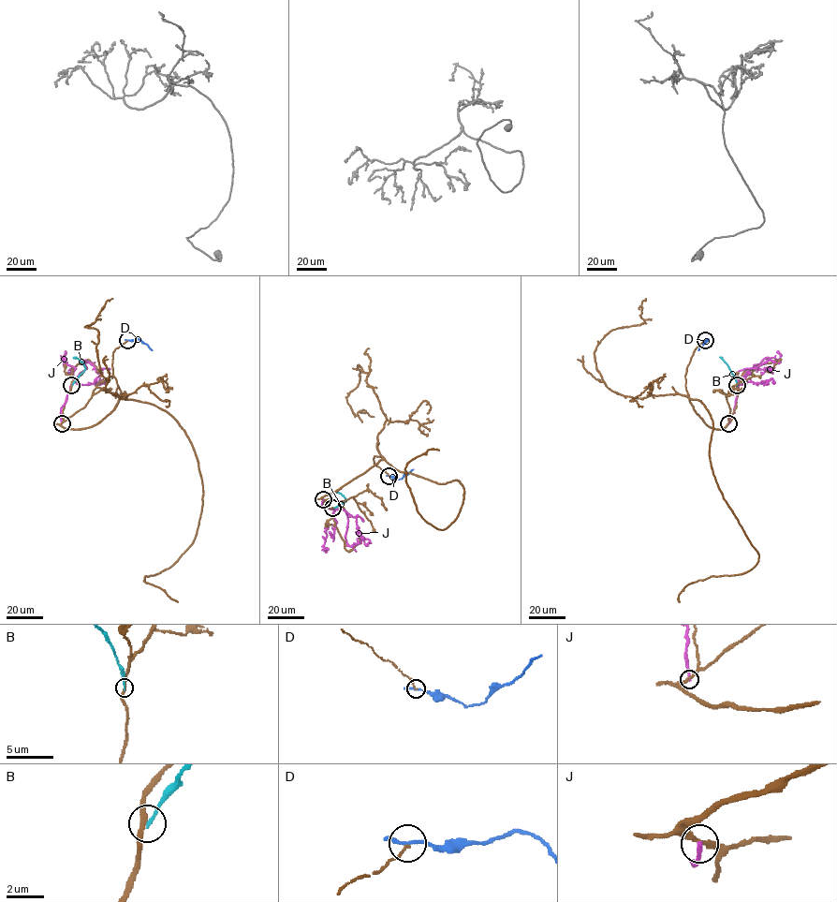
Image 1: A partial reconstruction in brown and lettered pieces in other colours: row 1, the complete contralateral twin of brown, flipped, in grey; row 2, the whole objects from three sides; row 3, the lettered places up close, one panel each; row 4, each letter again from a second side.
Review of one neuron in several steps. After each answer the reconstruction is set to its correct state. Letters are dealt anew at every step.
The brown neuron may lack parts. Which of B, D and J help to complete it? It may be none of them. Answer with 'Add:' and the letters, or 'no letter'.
Add: no letter

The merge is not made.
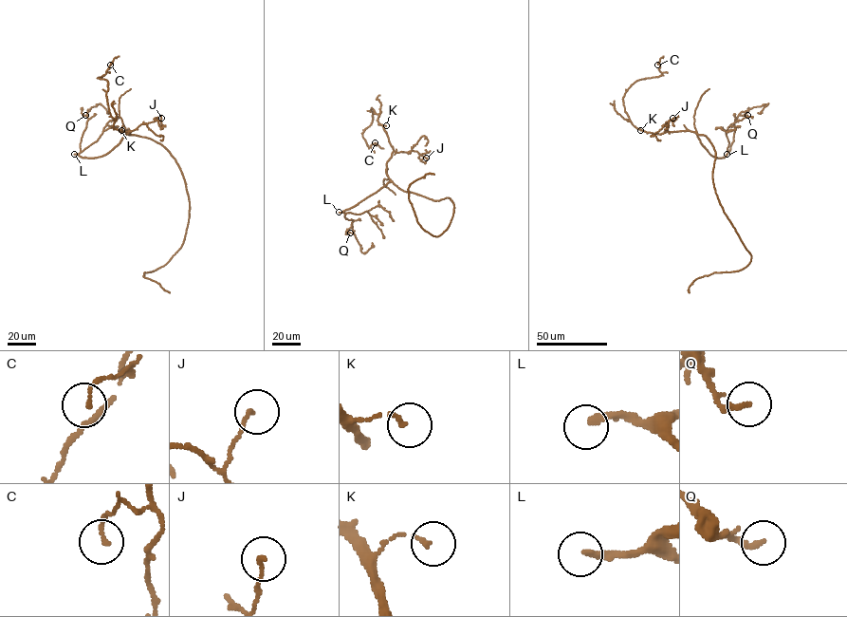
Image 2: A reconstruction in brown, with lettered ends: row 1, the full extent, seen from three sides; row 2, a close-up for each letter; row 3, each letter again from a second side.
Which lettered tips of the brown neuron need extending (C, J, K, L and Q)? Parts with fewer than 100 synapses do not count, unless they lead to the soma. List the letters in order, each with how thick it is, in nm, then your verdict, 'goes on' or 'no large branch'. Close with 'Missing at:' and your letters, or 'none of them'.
C: calibre 130 nm; no large branch
J: calibre 120 nm; no large branch
K: calibre 120 nm; no large branch
L: calibre 200 nm; goes on
Q: calibre 170 nm; no large branch
Missing at: L

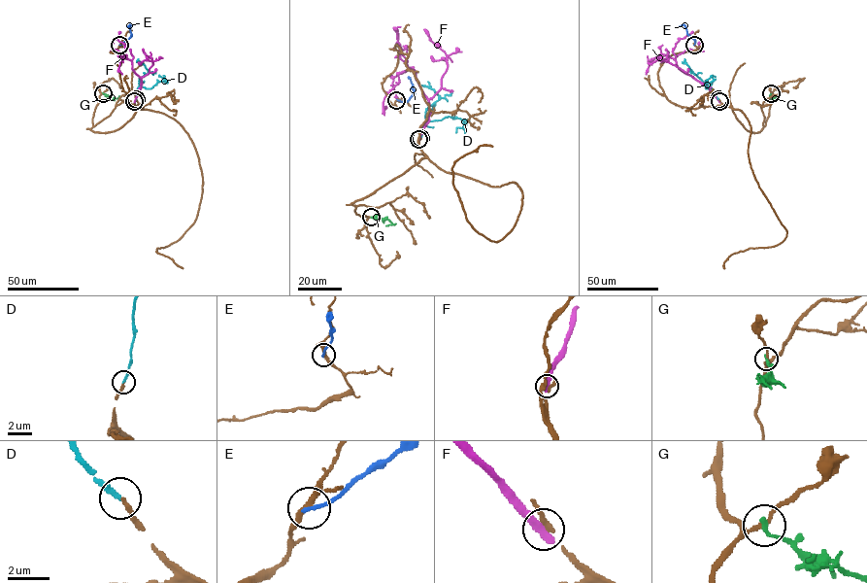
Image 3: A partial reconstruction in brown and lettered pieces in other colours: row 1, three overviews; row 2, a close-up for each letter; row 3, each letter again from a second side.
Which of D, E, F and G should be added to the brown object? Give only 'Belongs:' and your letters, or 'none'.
Belongs: D

